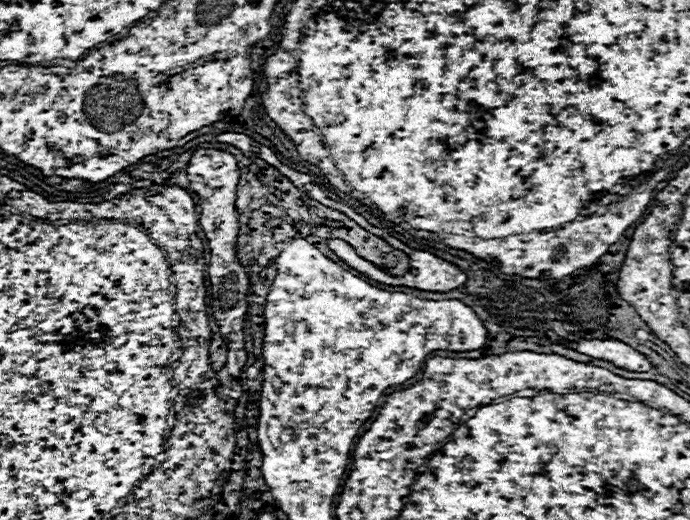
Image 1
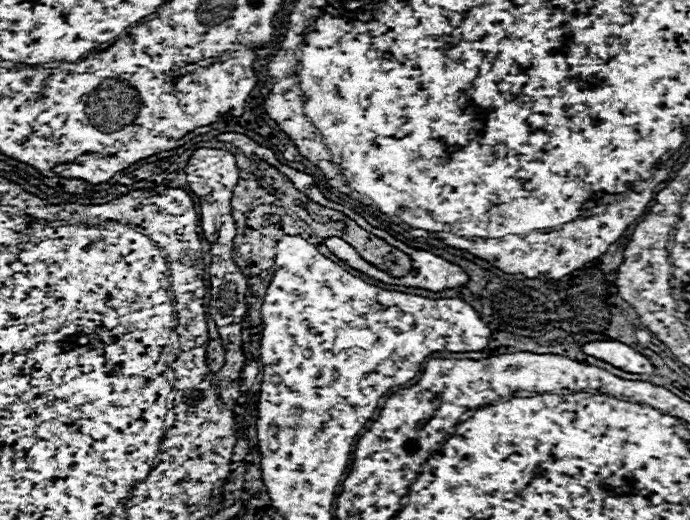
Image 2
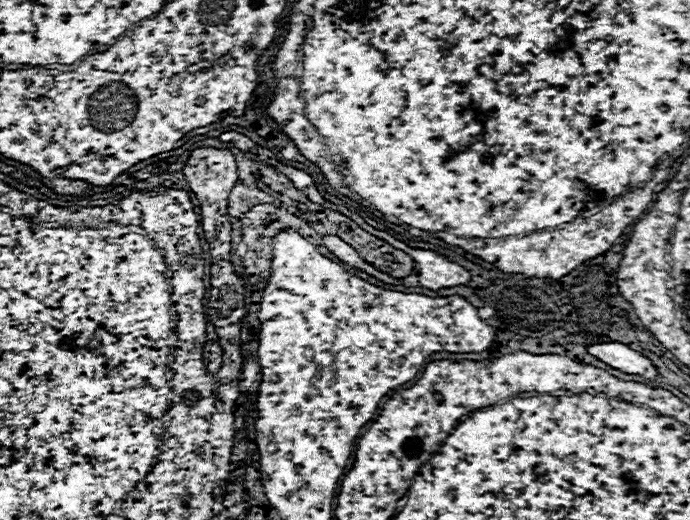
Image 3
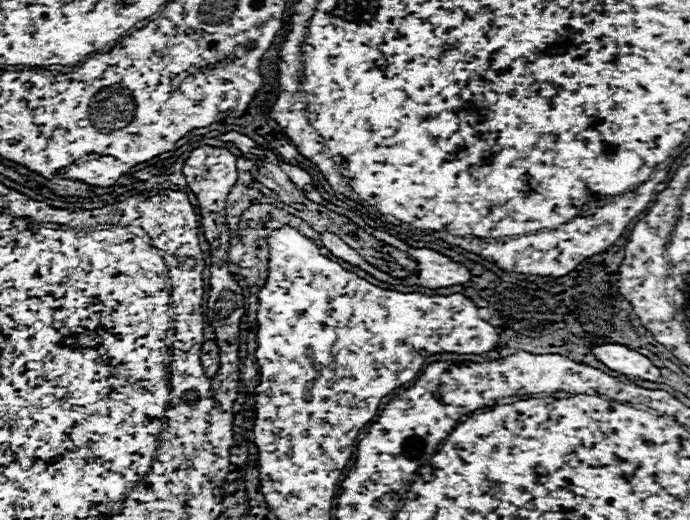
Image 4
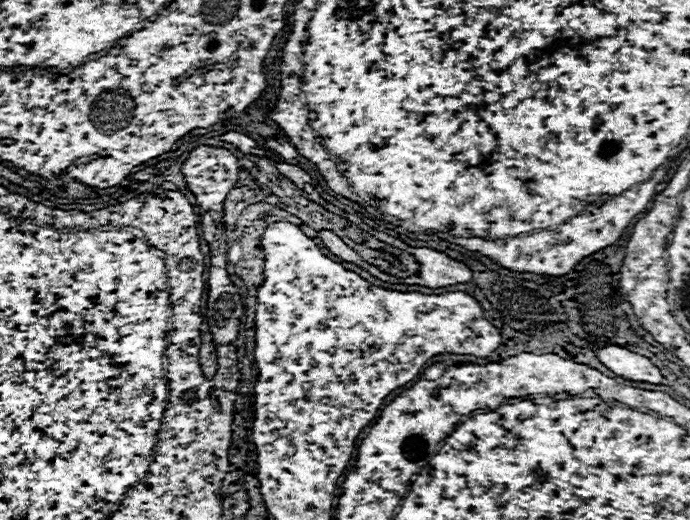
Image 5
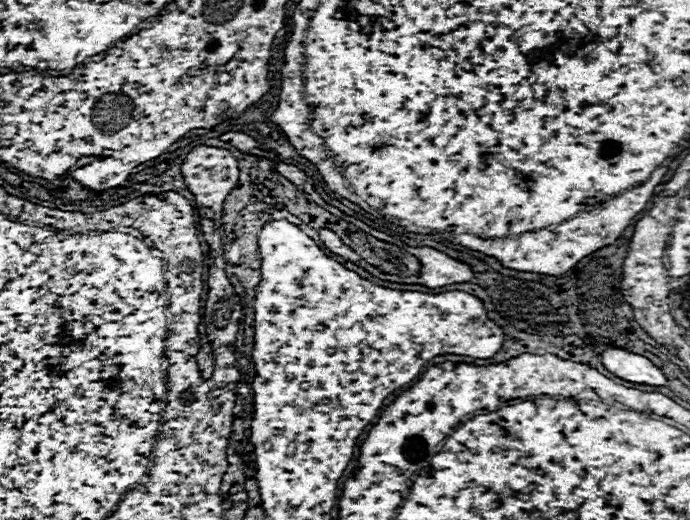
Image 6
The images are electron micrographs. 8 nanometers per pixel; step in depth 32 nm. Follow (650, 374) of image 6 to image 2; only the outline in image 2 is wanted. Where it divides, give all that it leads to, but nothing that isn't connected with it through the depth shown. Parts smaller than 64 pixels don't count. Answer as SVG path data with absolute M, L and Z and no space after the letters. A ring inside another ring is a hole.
M600 340L600 342L584 342L580 344L582 352L588 356L594 356L598 360L604 360L624 372L634 374L652 374L654 366L646 356L630 348L628 344L622 344L618 340Z

